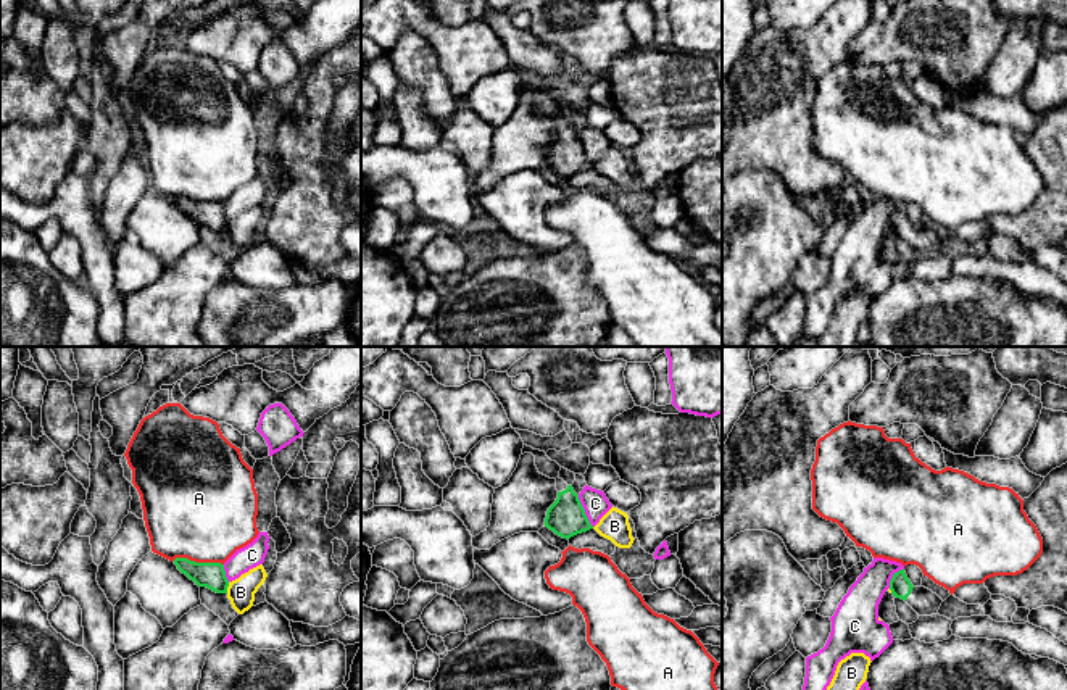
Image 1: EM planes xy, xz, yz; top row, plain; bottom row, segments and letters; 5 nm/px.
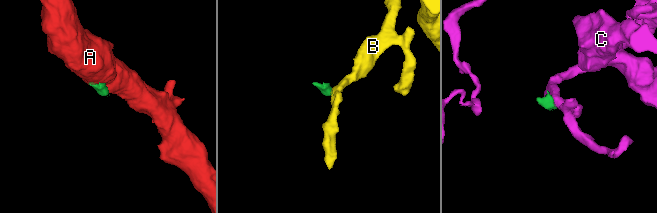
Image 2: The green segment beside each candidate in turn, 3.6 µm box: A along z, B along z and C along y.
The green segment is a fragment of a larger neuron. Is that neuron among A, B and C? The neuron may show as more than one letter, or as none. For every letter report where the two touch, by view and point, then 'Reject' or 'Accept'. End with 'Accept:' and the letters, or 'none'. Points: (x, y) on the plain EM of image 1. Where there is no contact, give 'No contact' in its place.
A: Touches green at xy (199, 202). Reject
B: Touches green at xy (228, 224). Reject
C: Touches green at xz (584, 150). Reject
Accept: none

